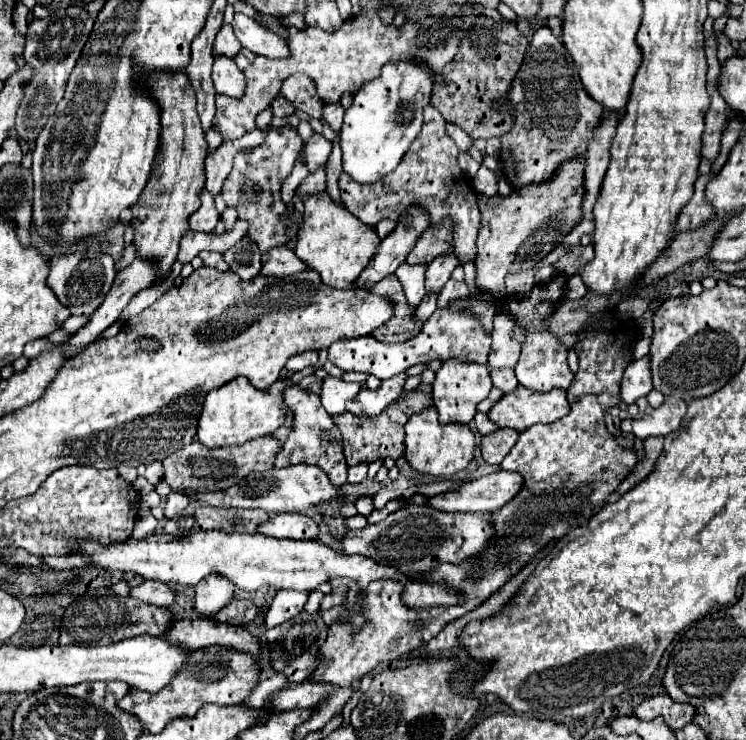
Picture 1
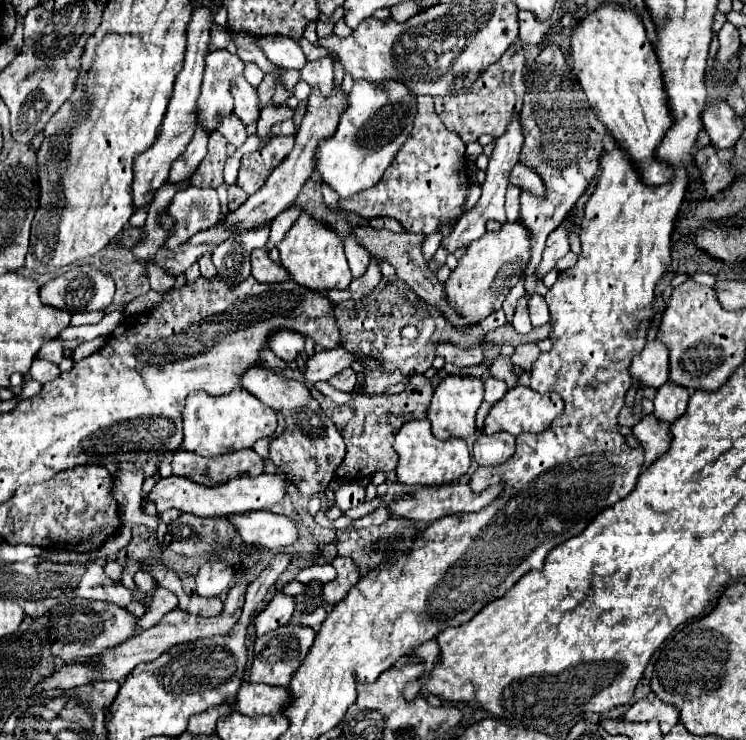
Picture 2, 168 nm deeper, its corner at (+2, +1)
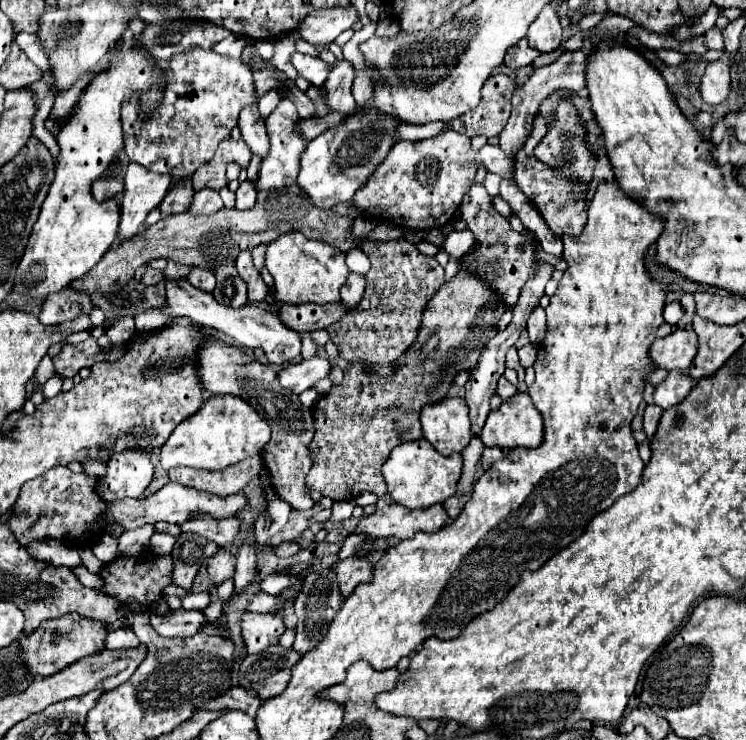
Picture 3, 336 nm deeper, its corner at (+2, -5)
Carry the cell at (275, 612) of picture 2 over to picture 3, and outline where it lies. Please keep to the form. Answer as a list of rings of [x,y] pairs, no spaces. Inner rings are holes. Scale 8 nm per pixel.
[[[244,613],[242,615],[242,639],[248,653],[260,653],[268,645],[276,645],[286,631],[282,617],[268,613]]]

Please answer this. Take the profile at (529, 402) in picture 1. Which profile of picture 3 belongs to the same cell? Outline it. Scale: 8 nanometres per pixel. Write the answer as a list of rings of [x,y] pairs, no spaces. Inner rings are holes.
[[[516,393],[498,411],[490,411],[482,429],[482,443],[486,447],[538,447],[542,439],[542,413],[534,407],[528,393]]]

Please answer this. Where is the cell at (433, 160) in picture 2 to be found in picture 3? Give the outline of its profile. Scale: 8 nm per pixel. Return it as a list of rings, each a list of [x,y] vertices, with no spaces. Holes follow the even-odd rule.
[[[452,129],[424,141],[396,141],[396,147],[392,147],[388,159],[376,167],[376,175],[372,175],[372,179],[356,191],[356,211],[388,219],[390,223],[412,231],[444,227],[454,217],[462,197],[474,183],[478,167],[486,167],[502,179],[510,179],[512,157],[508,157],[500,147],[484,147],[474,151],[470,139]]]

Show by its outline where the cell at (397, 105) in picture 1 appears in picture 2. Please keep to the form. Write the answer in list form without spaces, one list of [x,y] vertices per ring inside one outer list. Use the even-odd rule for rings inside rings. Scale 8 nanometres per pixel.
[[[354,81],[348,95],[348,107],[340,115],[336,133],[320,143],[316,171],[324,183],[328,183],[340,197],[350,197],[360,189],[376,185],[388,165],[392,165],[396,153],[408,139],[416,117],[416,97],[404,89],[398,81],[384,81],[384,85],[372,85],[368,81]]]

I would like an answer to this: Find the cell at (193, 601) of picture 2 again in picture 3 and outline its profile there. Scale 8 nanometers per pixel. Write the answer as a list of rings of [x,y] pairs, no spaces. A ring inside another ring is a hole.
[[[178,609],[168,615],[150,613],[150,625],[162,637],[192,637],[206,623],[202,611],[186,611]]]

